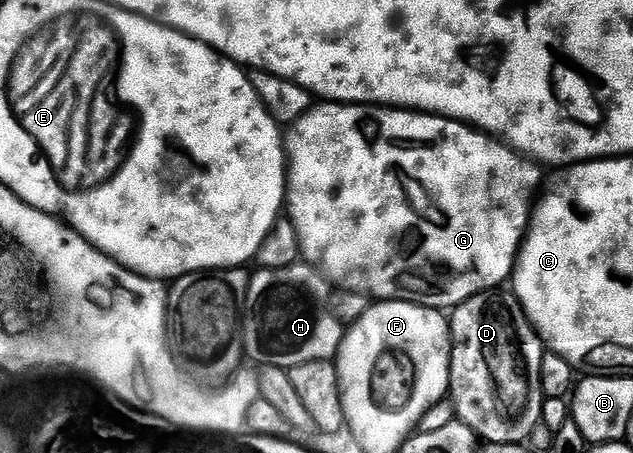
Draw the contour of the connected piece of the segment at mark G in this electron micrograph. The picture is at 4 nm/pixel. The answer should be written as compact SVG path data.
M320 102L299 116L286 132L286 216L297 232L299 255L323 273L333 285L345 284L356 292L369 292L377 301L405 300L427 308L451 310L474 294L499 289L500 283L503 280L505 283L511 277L522 239L528 229L534 197L541 187L540 172L535 167L539 168L529 157L497 137L446 116L374 104Z

